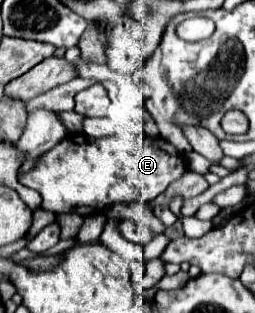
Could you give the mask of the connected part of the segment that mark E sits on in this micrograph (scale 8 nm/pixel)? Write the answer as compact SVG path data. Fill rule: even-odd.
M79 134L79 136L65 136L53 150L41 154L37 158L37 164L33 170L19 176L21 184L37 190L43 198L41 208L51 210L55 214L61 212L75 212L81 214L81 208L91 208L95 212L105 210L111 204L123 202L123 204L135 204L135 202L151 202L155 200L171 182L179 180L187 170L185 156L179 152L169 140L165 138L149 138L143 140L123 140L119 136L105 136L99 140L93 140L91 136Z

